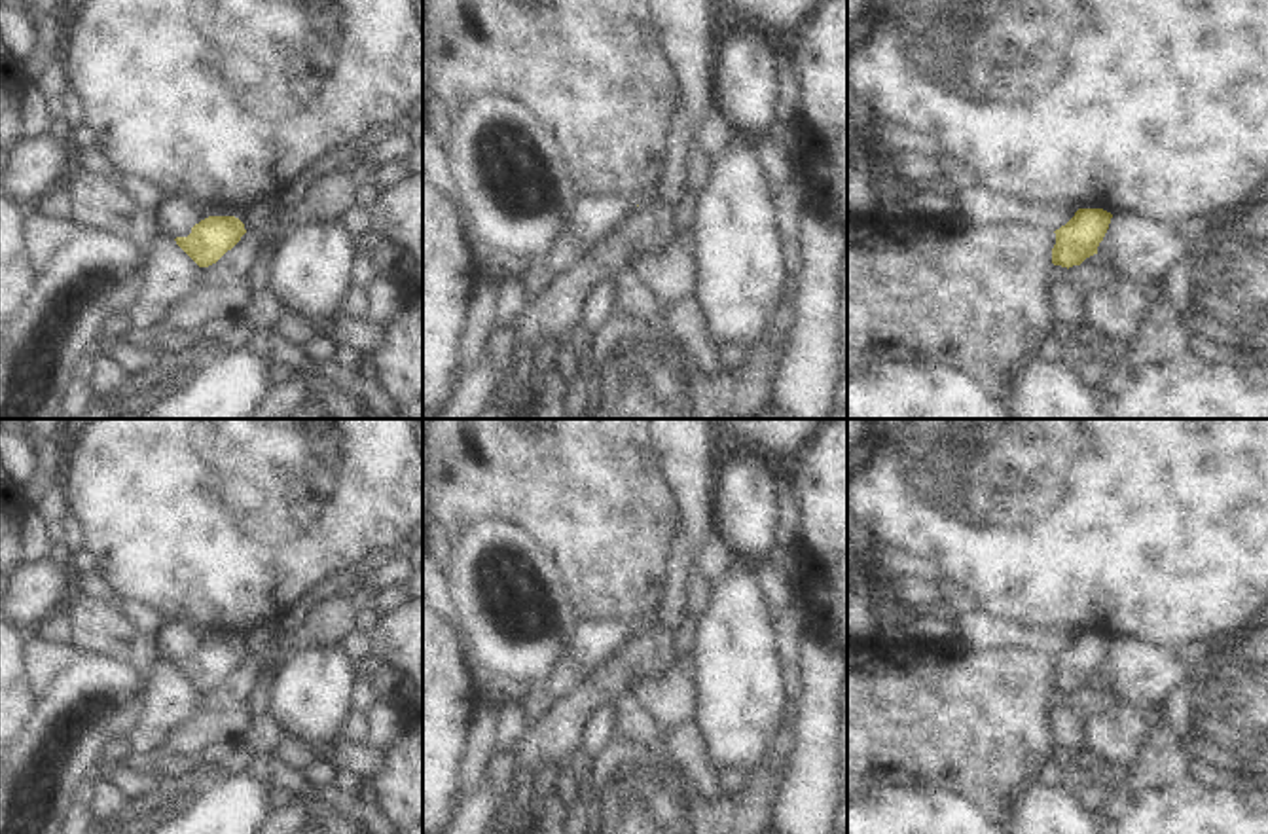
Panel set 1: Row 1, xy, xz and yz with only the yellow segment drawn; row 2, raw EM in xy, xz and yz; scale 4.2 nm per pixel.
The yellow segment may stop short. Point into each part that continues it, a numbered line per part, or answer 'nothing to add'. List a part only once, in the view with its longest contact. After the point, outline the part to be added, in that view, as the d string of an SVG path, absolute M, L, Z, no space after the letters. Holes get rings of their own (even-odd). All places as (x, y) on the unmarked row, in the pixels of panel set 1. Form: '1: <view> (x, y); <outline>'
nothing to add

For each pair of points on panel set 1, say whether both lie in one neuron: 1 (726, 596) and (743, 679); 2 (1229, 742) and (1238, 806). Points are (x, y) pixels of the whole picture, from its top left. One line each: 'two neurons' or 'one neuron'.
1: one neuron
2: two neurons

